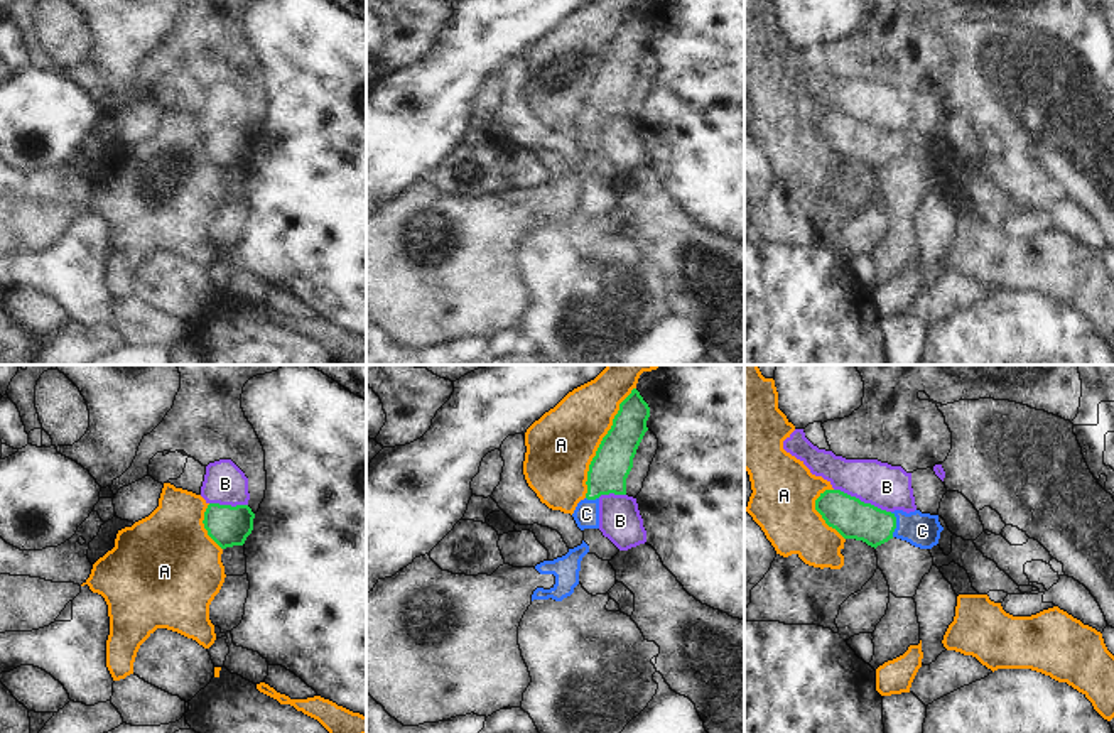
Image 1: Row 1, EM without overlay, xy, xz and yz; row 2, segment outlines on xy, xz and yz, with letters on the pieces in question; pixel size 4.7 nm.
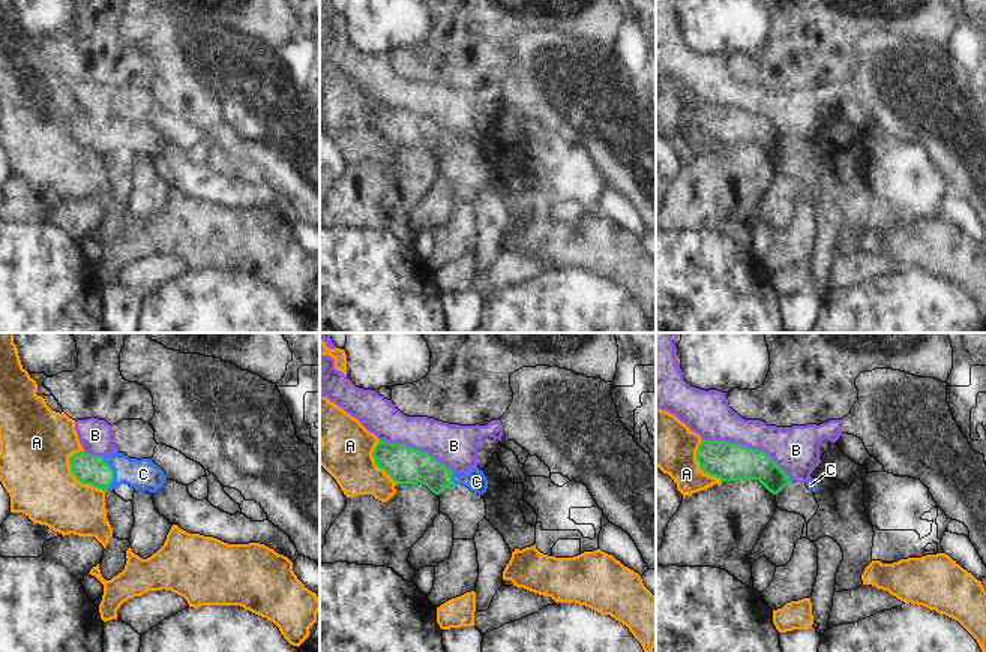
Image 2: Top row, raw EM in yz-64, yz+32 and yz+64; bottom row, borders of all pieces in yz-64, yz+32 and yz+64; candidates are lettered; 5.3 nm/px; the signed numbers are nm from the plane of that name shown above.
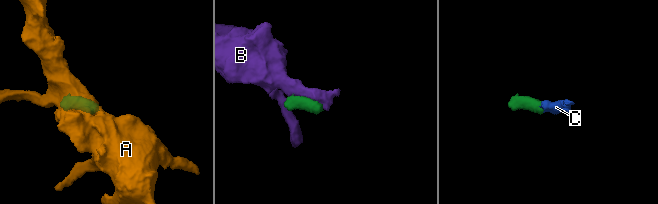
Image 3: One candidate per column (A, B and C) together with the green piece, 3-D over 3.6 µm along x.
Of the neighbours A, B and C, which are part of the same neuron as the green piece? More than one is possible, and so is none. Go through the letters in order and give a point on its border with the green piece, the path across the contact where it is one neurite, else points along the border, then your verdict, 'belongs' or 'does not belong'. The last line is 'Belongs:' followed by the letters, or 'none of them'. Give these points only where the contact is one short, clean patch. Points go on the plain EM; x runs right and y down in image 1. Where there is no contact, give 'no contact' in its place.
A: xz (601, 65) | does not belong
B: yz (863, 124) | does not belong
C: yz (895, 146) | across yz (853, 141), (870, 146), (895, 146), (922, 152) | belongs
Belongs: C

